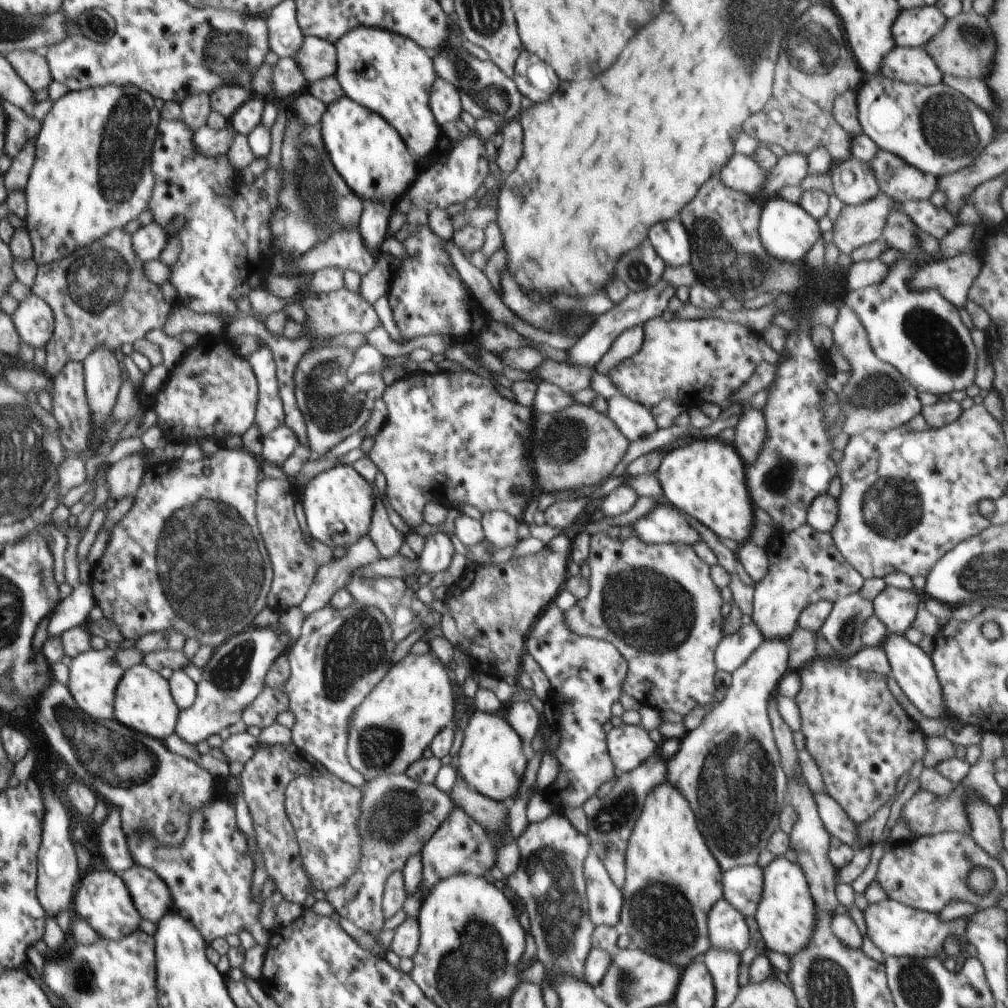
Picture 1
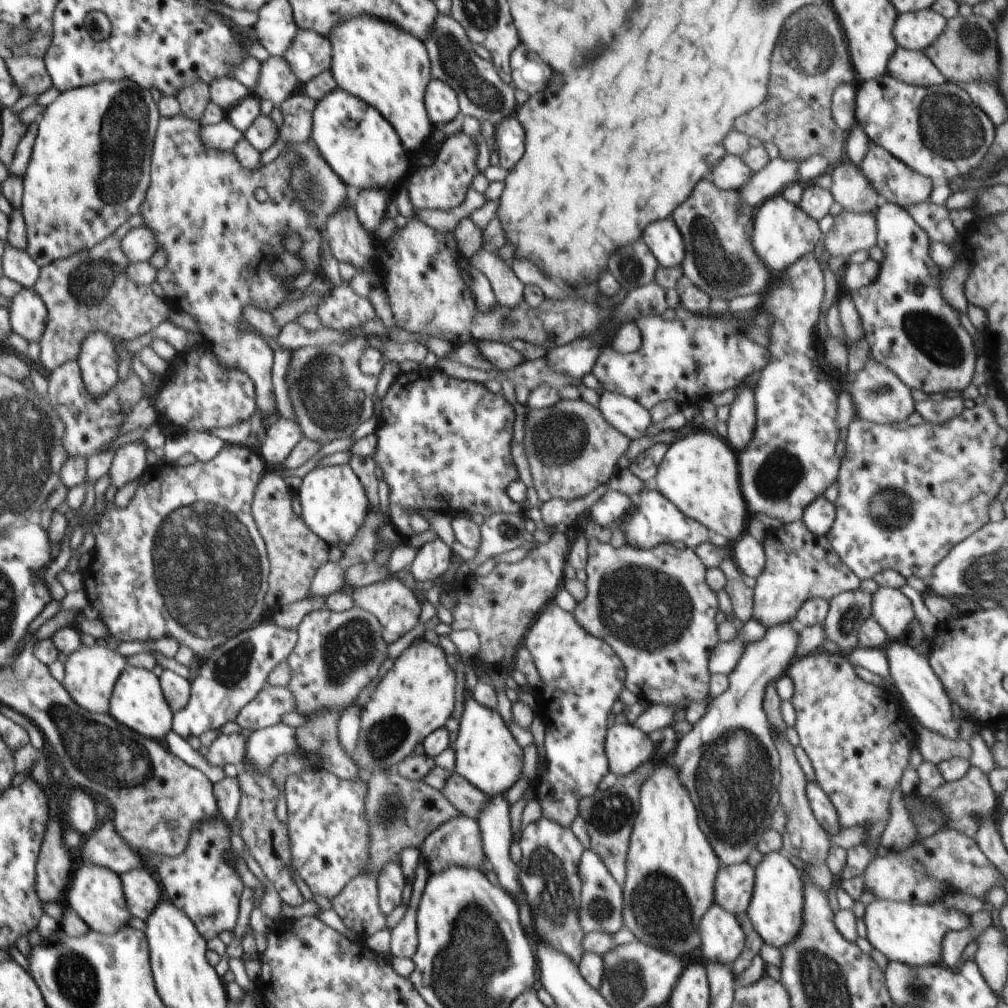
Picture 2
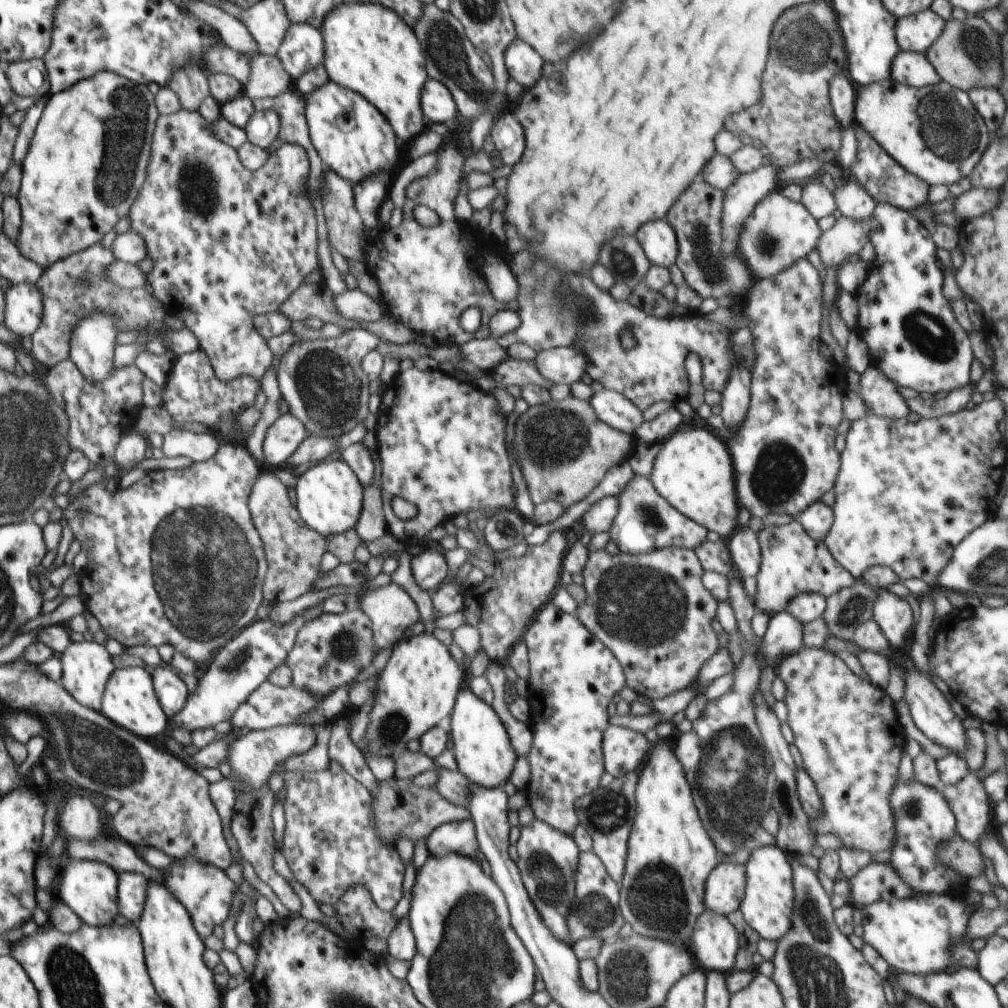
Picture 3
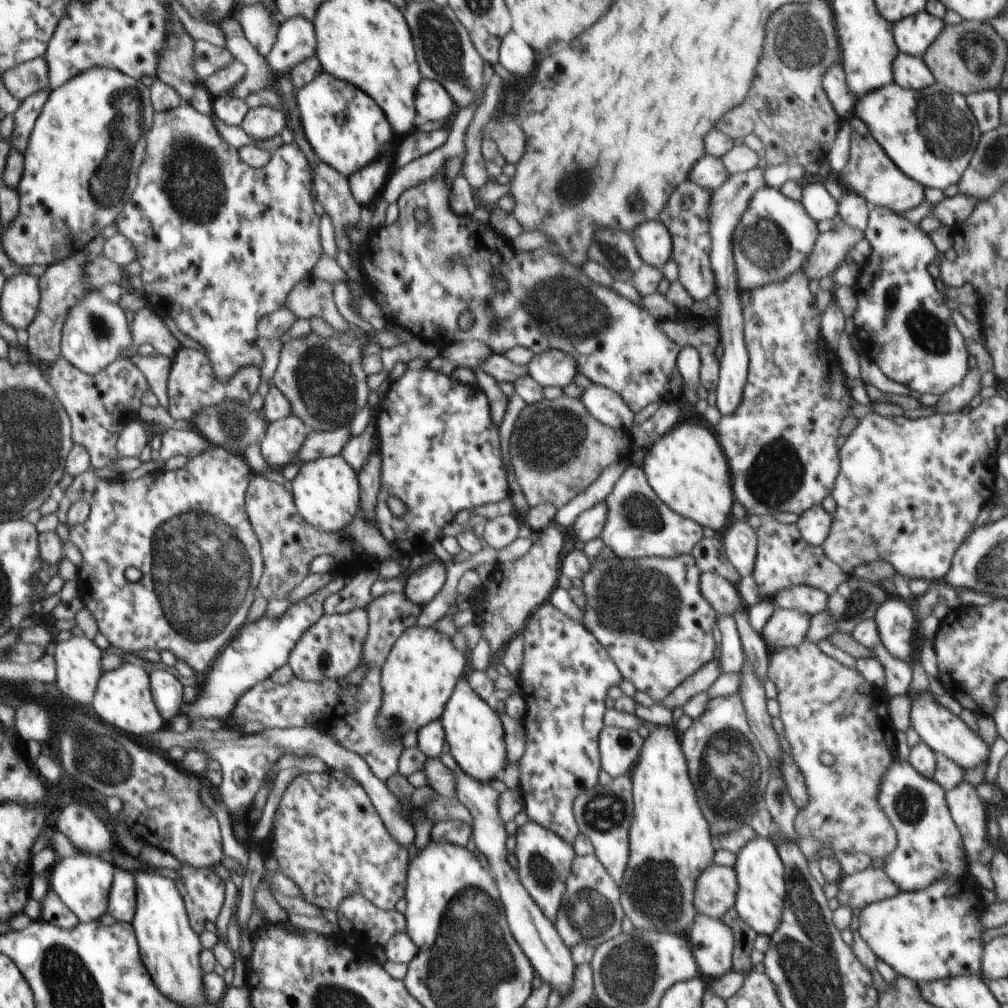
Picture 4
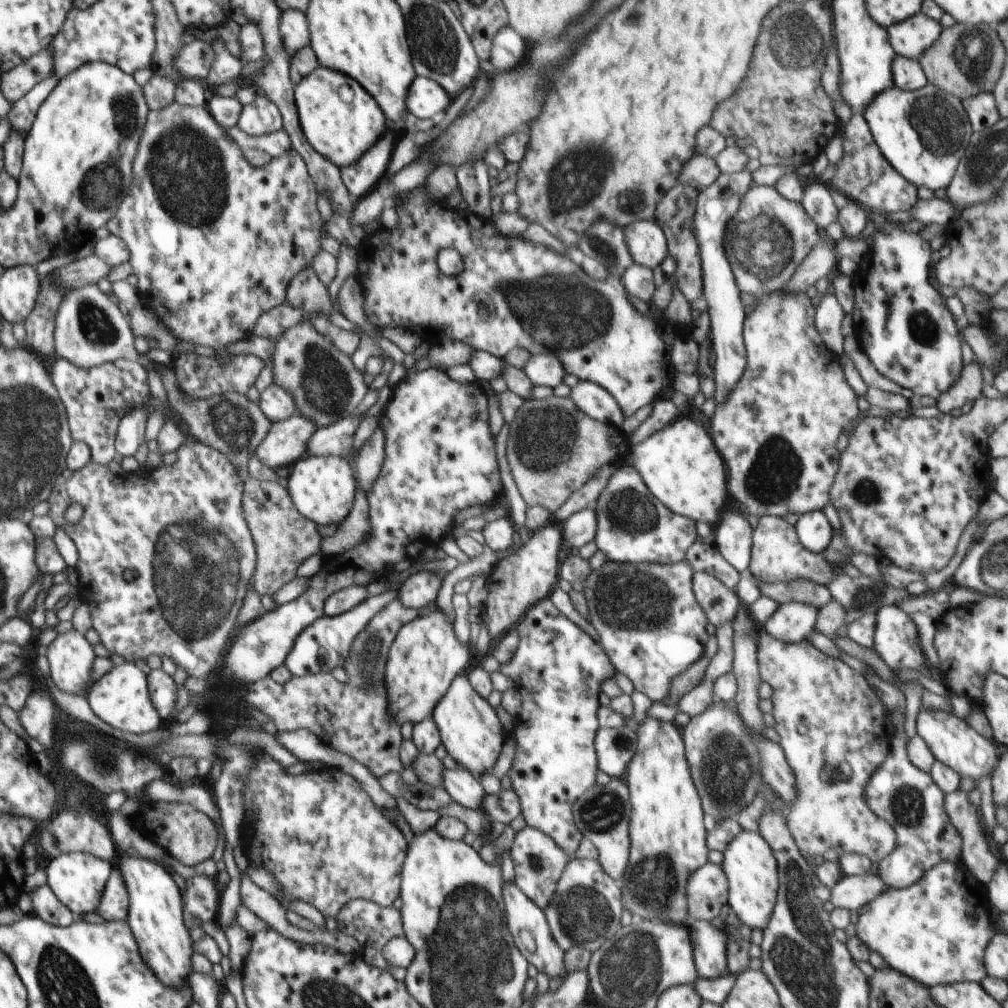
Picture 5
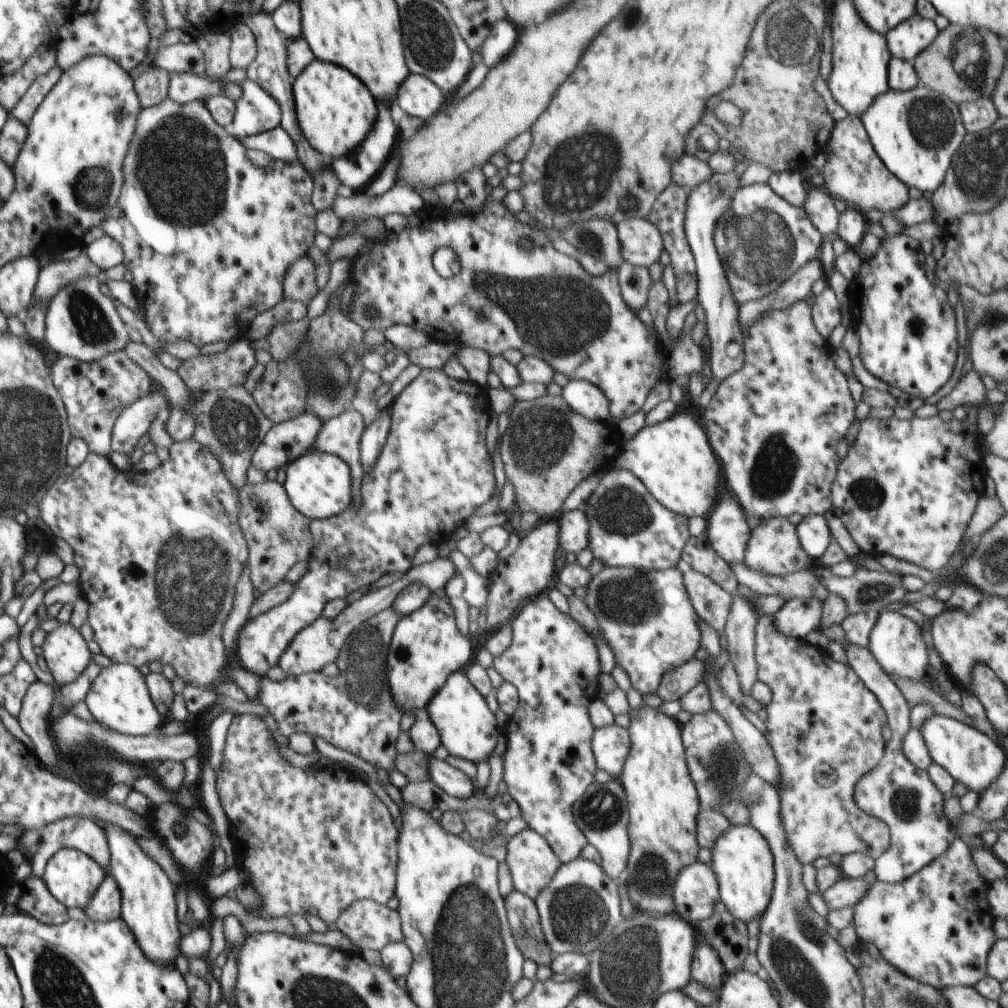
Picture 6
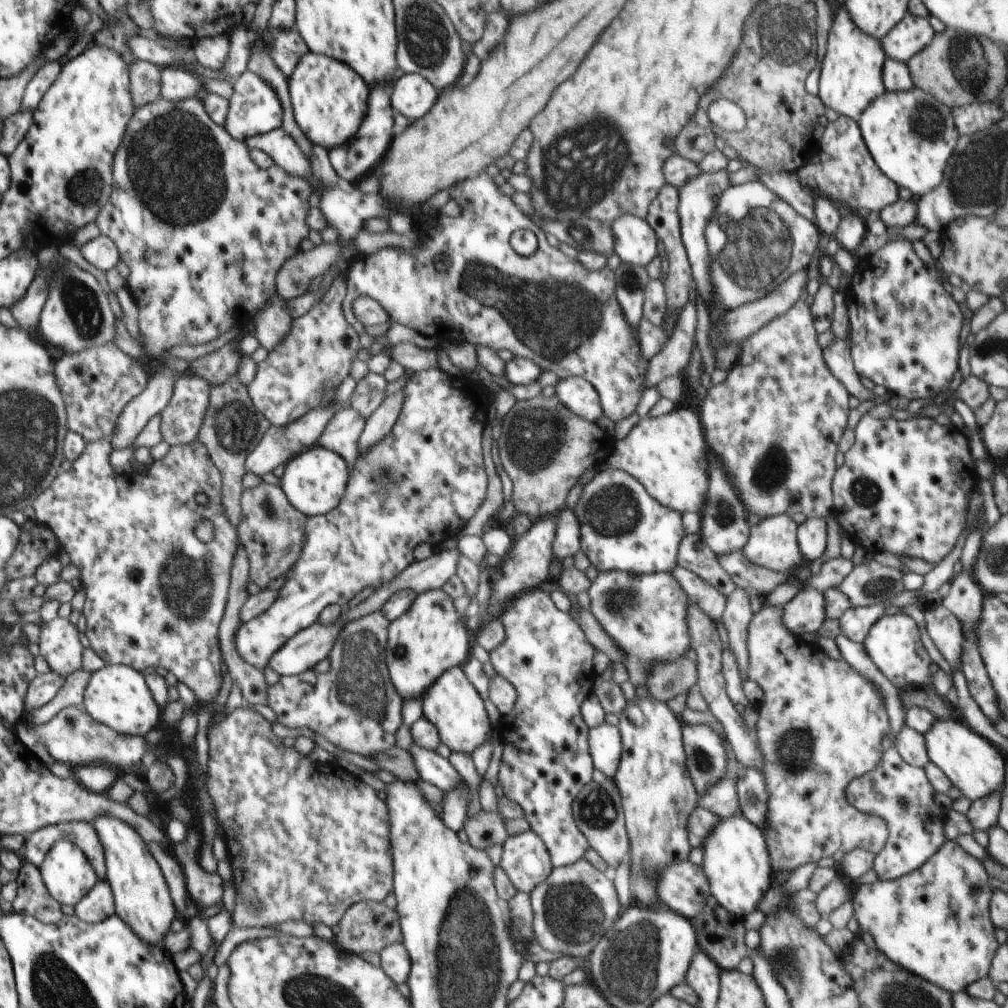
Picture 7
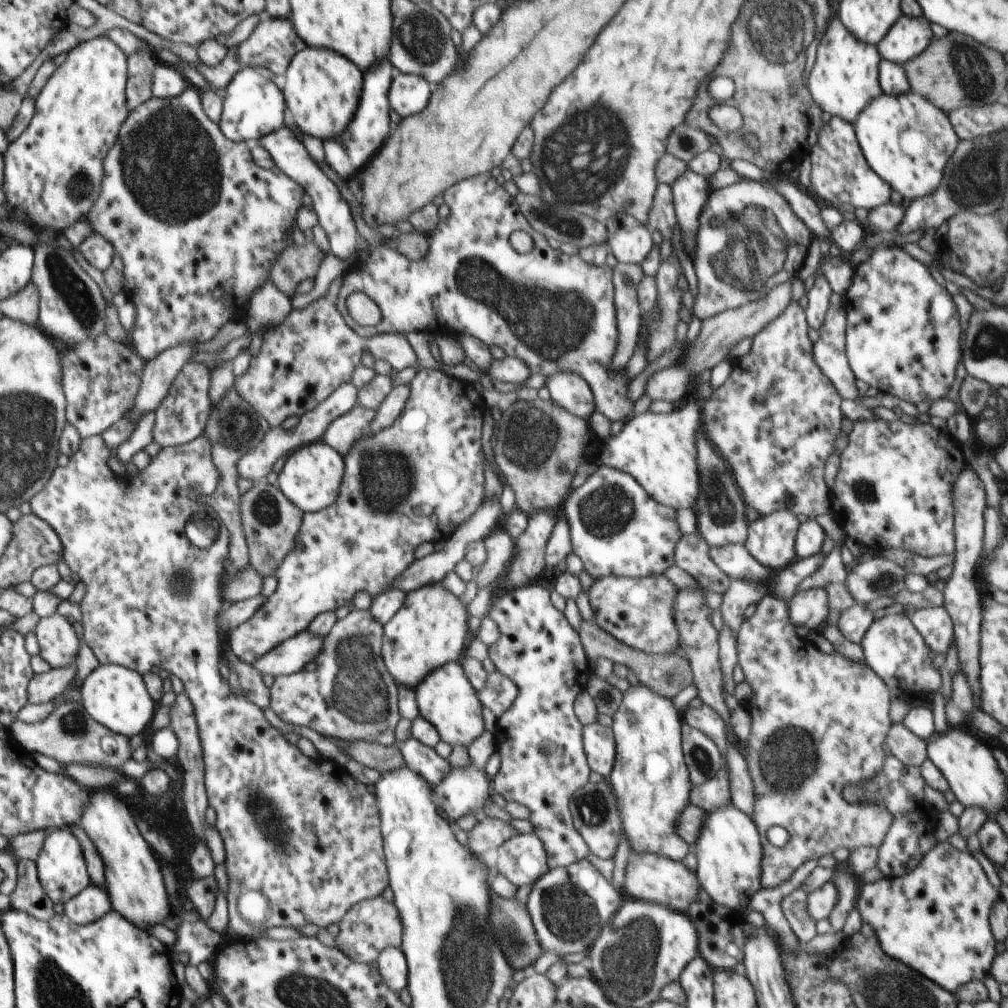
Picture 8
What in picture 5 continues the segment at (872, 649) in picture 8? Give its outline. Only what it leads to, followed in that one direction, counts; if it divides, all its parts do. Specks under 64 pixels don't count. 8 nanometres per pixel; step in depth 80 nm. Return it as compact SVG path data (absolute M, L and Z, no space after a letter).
M897 603L879 608L875 615L874 650L880 658L894 671L925 671L927 658L910 615L902 611Z

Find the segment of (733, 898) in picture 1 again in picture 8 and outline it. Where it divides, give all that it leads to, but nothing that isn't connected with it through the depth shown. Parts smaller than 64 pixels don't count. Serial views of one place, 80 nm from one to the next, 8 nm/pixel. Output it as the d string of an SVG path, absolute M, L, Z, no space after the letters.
M655 854L631 856L626 868L626 893L643 901L655 902L686 914L690 905L699 899L701 884L696 873L690 871L683 861L673 861Z

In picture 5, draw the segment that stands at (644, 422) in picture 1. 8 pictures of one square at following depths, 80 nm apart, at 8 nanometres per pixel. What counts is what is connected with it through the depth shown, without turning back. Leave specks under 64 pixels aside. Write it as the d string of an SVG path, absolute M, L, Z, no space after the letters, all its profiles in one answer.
M580 381L578 386L571 388L569 397L594 420L623 428L625 416L621 406L604 387L590 381Z

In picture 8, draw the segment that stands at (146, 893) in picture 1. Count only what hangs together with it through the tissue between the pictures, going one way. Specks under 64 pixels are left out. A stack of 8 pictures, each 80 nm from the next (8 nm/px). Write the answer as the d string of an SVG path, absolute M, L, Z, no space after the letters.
M90 884L76 897L64 904L64 916L76 924L87 925L100 920L112 908L106 887Z

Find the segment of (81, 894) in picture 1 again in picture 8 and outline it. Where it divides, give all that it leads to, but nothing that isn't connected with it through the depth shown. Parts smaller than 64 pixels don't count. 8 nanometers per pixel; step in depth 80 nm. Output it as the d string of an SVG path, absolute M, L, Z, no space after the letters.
M68 826L48 830L46 840L43 842L42 850L35 863L44 892L56 904L58 902L66 904L71 898L76 897L92 884L92 876L88 871L84 850Z

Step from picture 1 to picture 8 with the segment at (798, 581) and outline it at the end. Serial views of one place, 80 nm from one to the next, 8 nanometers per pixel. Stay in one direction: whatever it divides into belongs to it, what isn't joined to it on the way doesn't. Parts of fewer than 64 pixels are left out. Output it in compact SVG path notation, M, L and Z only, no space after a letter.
M791 510L774 511L748 523L746 550L771 570L782 570L798 558L795 538L801 523Z

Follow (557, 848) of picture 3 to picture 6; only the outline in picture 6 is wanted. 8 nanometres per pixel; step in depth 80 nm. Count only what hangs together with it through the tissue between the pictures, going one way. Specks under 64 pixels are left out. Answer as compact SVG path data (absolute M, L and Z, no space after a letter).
M530 828L509 838L505 862L510 867L514 888L533 901L562 865L548 841Z

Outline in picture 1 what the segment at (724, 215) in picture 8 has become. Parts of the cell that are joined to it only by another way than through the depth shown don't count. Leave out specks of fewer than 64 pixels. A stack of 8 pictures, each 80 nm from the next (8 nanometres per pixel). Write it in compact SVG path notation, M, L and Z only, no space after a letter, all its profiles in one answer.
M772 196L762 202L758 230L758 243L762 243L769 254L782 262L804 259L814 243L821 238L818 221L813 216L799 204L788 202L778 196Z

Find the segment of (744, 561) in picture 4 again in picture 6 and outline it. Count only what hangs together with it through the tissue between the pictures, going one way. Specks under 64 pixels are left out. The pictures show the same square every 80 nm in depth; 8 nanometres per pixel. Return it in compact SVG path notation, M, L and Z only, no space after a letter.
M732 494L724 498L716 498L716 504L707 516L707 537L712 548L727 563L744 563L747 544L751 535L751 528L748 526L746 512L732 499Z

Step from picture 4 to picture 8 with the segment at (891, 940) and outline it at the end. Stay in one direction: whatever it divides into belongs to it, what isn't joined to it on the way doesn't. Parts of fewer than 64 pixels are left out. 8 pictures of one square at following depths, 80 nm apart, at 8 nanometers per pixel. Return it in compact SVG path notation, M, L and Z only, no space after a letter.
M949 841L938 842L929 850L919 865L901 877L883 877L874 883L866 883L857 894L855 908L862 922L870 924L877 943L888 955L918 971L922 976L945 988L952 994L972 981L981 980L988 974L997 954L996 940L990 928L989 916L1000 892L989 881L984 868L972 852L962 852Z

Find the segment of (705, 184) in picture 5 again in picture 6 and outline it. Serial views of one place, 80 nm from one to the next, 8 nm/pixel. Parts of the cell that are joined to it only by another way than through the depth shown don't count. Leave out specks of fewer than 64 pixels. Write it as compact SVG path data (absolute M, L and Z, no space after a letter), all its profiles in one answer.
M685 154L671 168L671 182L690 192L695 186L706 182L715 172L694 155Z

